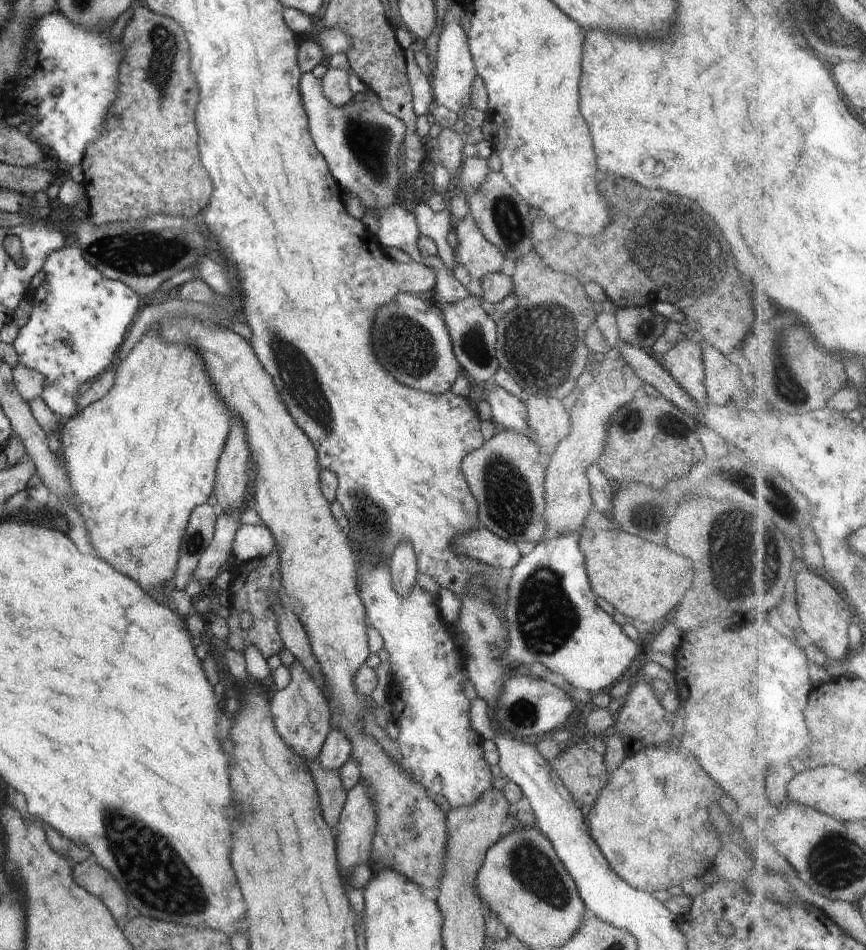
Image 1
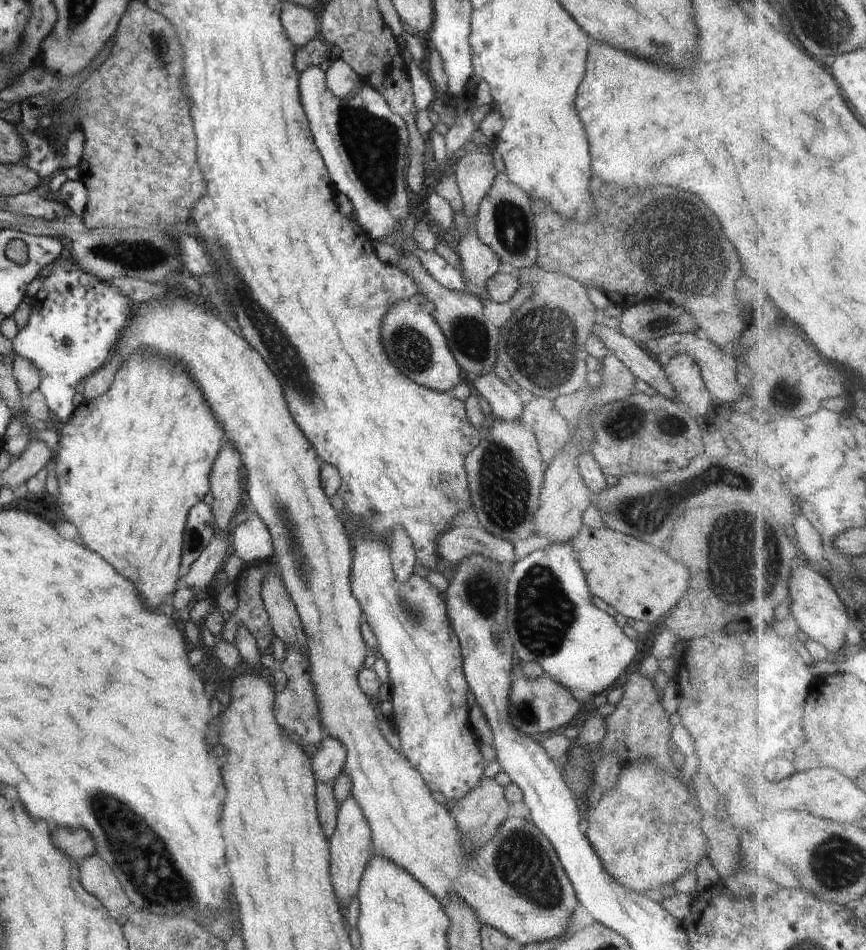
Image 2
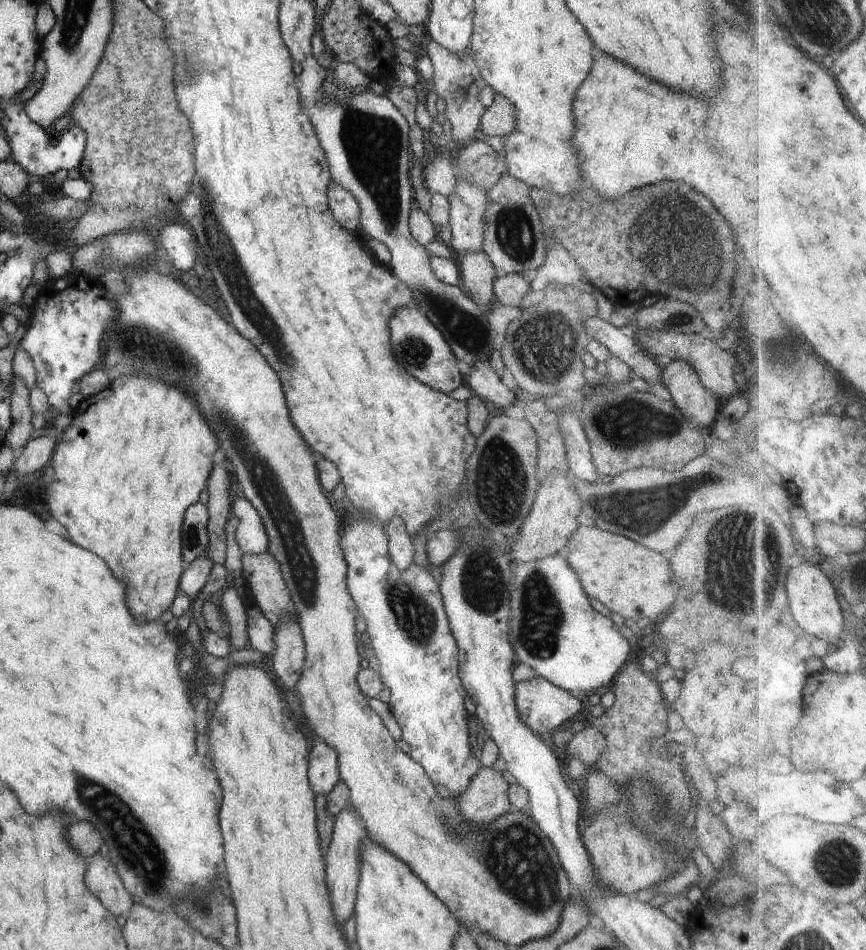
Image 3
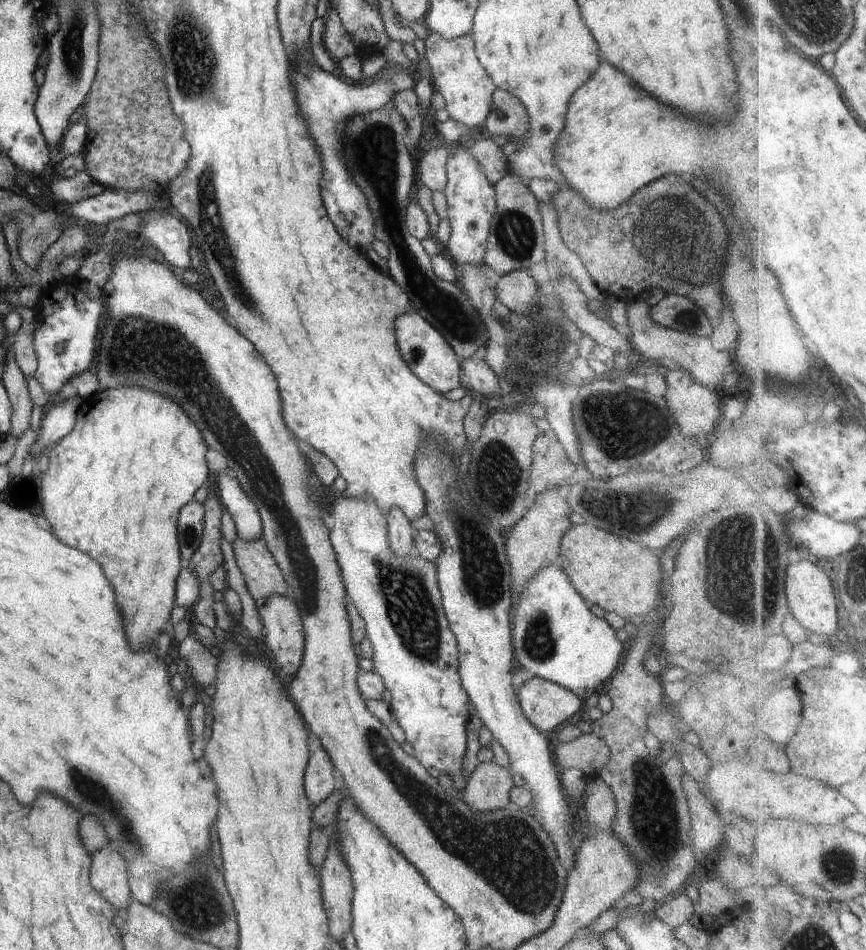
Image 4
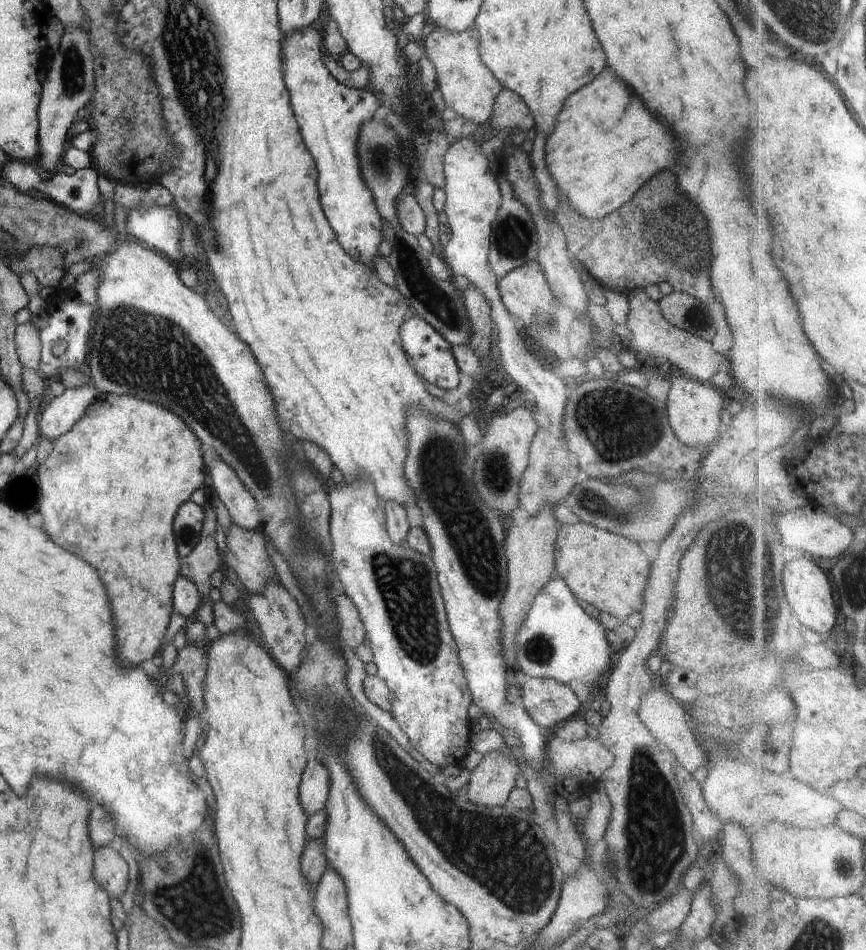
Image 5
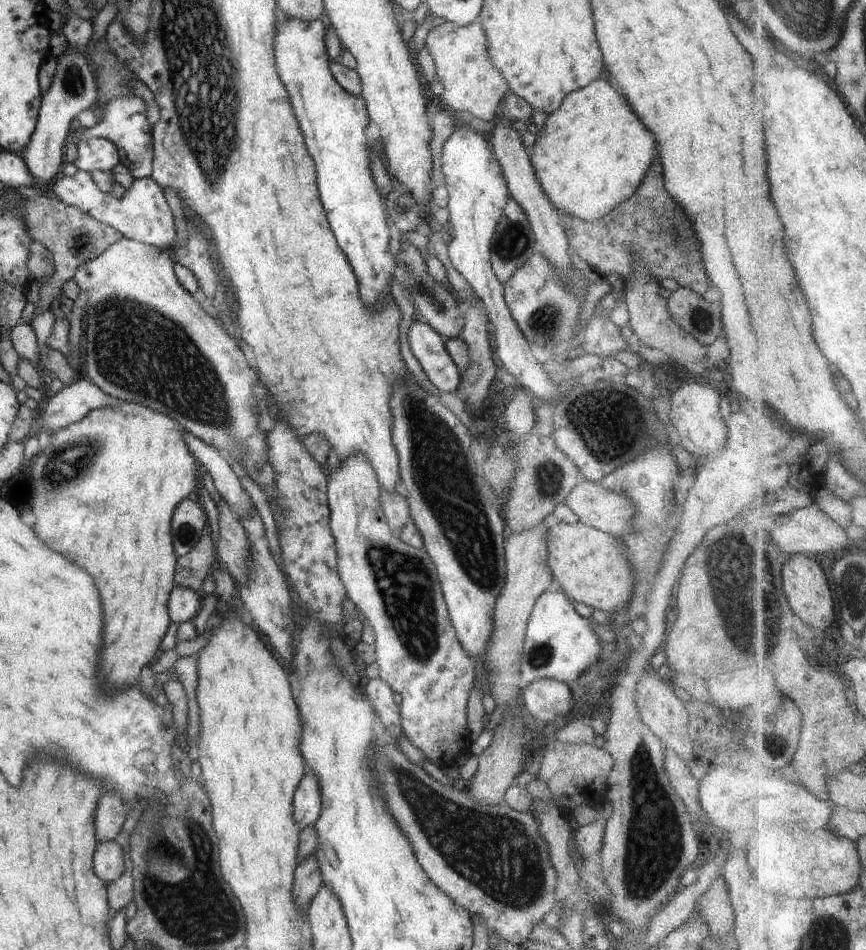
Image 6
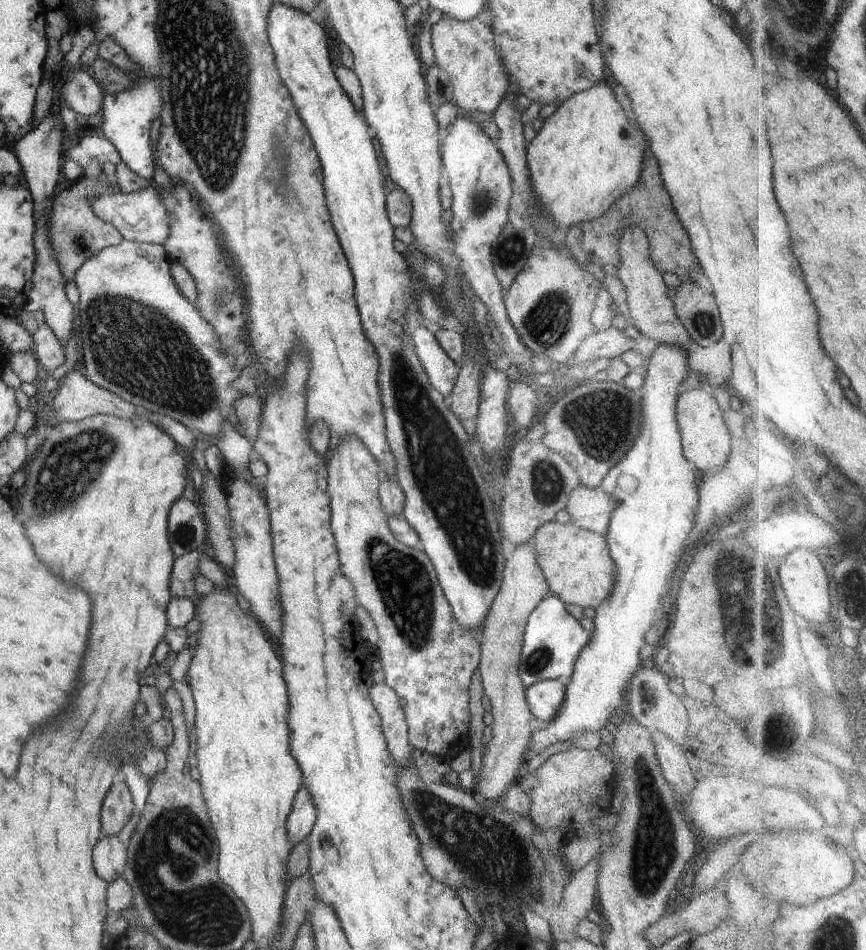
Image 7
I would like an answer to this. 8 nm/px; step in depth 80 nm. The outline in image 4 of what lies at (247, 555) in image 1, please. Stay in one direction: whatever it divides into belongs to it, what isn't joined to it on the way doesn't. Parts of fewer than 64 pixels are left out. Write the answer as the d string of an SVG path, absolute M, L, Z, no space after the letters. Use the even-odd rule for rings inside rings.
M228 468L215 475L218 496L223 508L228 510L235 522L237 536L245 541L262 539L261 516L252 500L241 489L240 483L232 476Z

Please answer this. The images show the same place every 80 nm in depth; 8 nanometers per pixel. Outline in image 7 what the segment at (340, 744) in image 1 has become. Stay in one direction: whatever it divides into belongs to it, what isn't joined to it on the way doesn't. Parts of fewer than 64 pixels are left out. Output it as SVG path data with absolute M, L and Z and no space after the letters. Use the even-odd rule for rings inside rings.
M302 784L296 794L288 822L286 822L288 842L292 842L292 846L295 846L307 840L314 824L316 824L316 806L314 806L312 796L308 794L306 786Z

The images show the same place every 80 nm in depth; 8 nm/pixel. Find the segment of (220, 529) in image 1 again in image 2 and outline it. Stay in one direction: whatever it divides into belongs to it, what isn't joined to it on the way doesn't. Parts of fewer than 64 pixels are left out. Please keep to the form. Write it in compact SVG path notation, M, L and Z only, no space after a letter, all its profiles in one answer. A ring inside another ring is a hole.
M216 532L212 542L204 548L183 577L186 587L193 590L194 588L204 588L214 582L217 572L222 568L226 556L230 552L227 542L228 540L221 533Z

